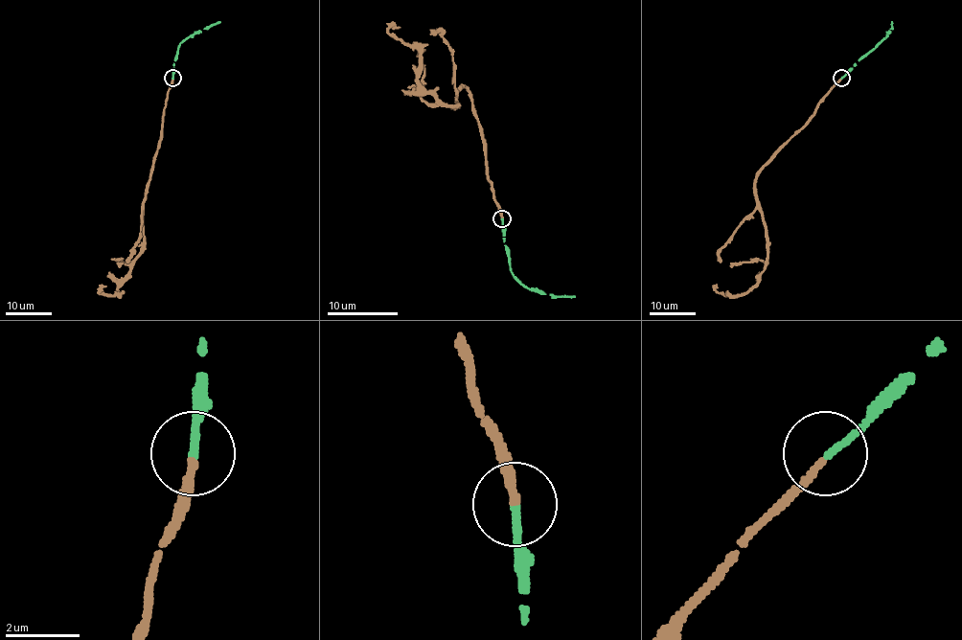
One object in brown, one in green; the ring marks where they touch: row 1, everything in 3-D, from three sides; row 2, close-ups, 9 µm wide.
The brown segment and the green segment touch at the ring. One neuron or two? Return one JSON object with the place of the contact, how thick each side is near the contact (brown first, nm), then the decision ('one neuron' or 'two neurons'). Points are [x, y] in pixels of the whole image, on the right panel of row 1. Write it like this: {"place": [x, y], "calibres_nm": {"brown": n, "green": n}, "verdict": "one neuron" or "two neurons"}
{"place": [841, 78], "calibres_nm": {"brown": 190, "green": 200}, "verdict": "one neuron"}

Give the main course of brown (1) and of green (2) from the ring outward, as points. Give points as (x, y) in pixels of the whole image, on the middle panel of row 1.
1: (502, 218), (472, 98), (463, 87), (456, 106), (427, 92), (417, 78), (415, 48), (389, 32), (400, 27)
2: (502, 218), (502, 234), (511, 273), (531, 289), (545, 294), (575, 296)

